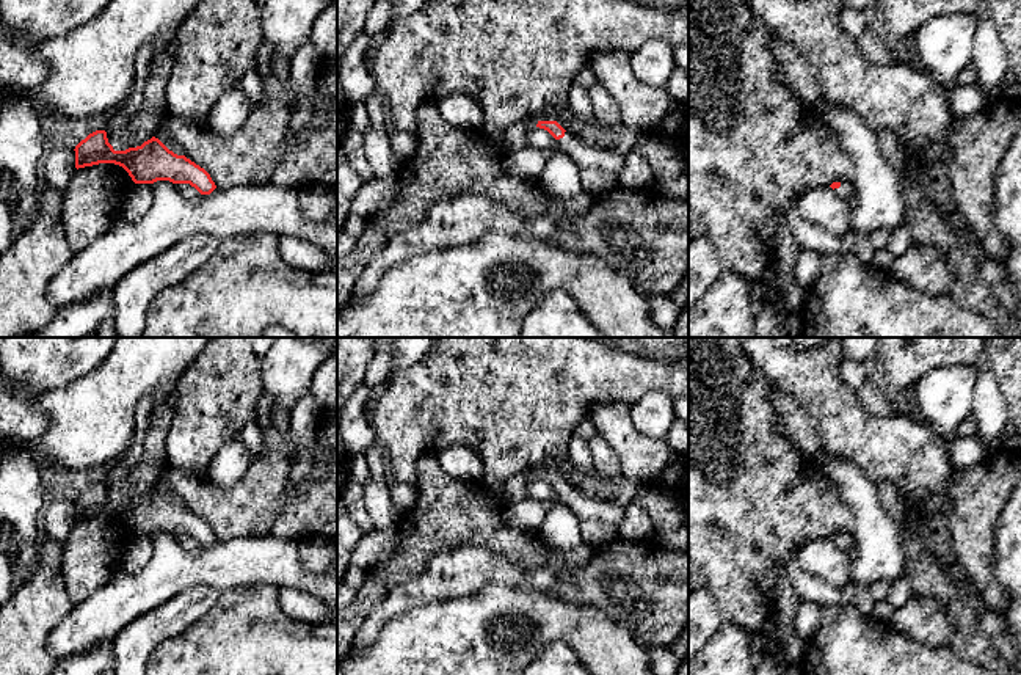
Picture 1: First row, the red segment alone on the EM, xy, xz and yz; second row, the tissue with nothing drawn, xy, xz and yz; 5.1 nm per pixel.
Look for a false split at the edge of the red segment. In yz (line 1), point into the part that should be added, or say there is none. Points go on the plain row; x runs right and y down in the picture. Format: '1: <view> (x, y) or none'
1: yz (847, 539)

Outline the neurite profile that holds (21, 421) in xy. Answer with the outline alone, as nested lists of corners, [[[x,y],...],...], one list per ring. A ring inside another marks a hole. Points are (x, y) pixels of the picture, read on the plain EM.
[[[0,372],[0,440],[28,444],[45,433],[49,421],[39,410],[39,394]]]

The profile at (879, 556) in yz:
[[[820,449],[814,465],[823,472],[853,510],[855,557],[852,581],[870,586],[875,581],[896,581],[903,576],[900,531],[888,516],[875,483],[856,466]]]

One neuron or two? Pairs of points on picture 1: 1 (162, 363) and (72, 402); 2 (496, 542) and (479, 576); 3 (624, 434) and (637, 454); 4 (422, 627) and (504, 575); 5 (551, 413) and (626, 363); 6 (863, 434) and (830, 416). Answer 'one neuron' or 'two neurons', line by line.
1: one neuron
2: two neurons
3: one neuron
4: two neurons
5: one neuron
6: one neuron

